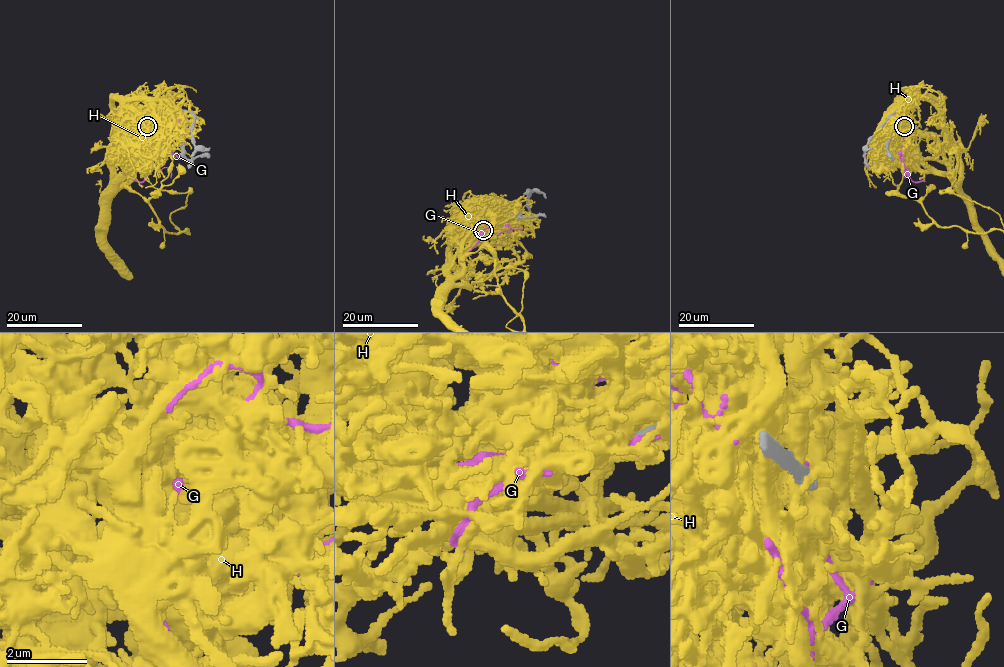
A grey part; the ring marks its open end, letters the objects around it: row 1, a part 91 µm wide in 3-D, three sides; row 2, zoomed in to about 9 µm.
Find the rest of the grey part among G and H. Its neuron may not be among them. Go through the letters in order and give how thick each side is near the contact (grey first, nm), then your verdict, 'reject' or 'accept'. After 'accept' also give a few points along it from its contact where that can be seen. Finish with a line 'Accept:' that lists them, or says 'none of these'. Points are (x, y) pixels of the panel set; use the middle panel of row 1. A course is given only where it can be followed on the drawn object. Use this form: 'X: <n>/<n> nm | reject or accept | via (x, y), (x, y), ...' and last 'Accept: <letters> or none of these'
G: 360/360 nm | reject
H: 400/440 nm | reject
Accept: none of these

